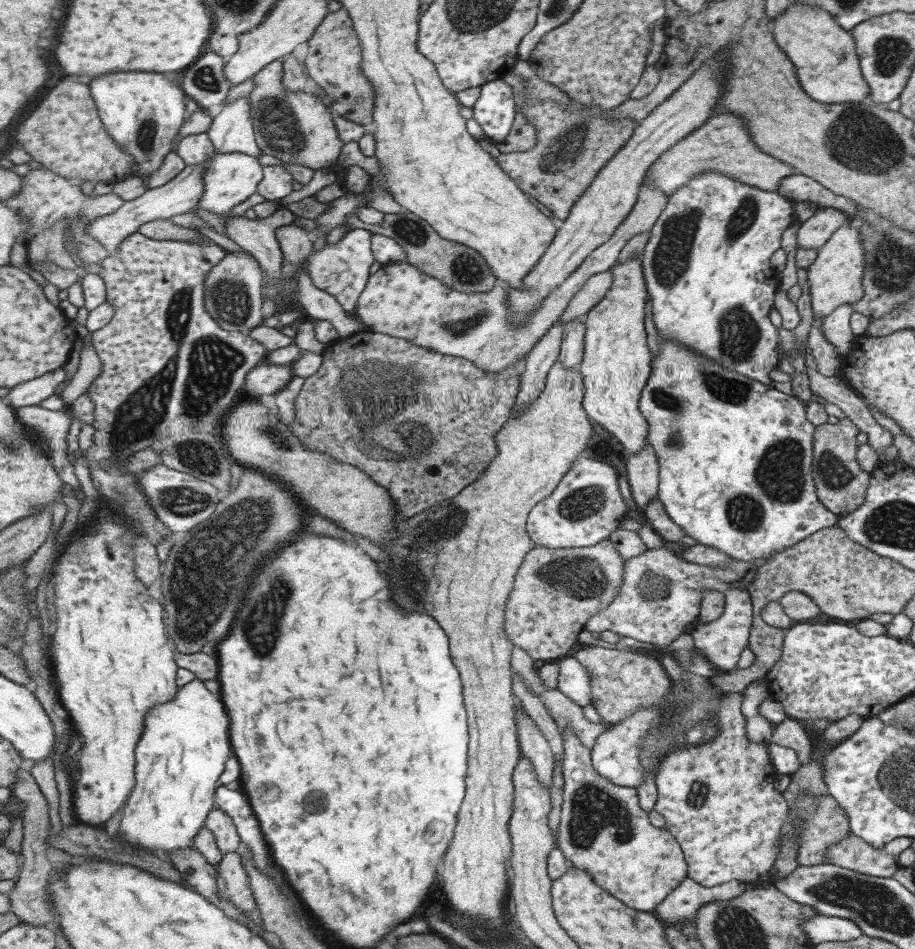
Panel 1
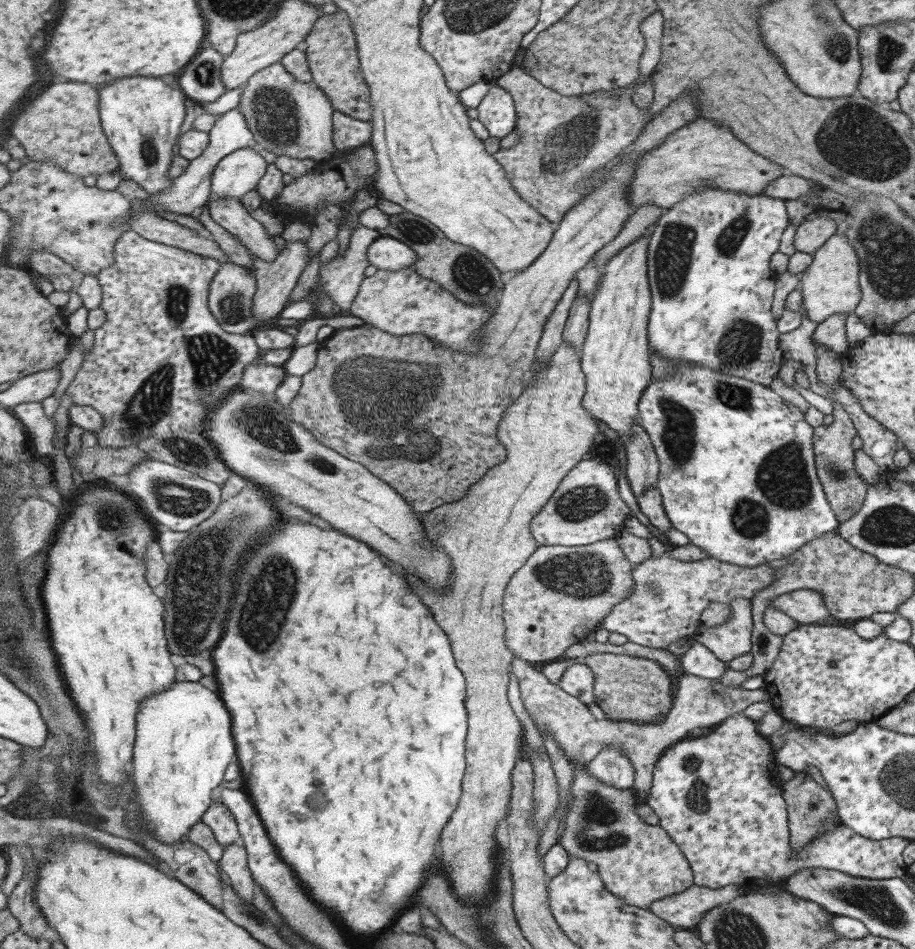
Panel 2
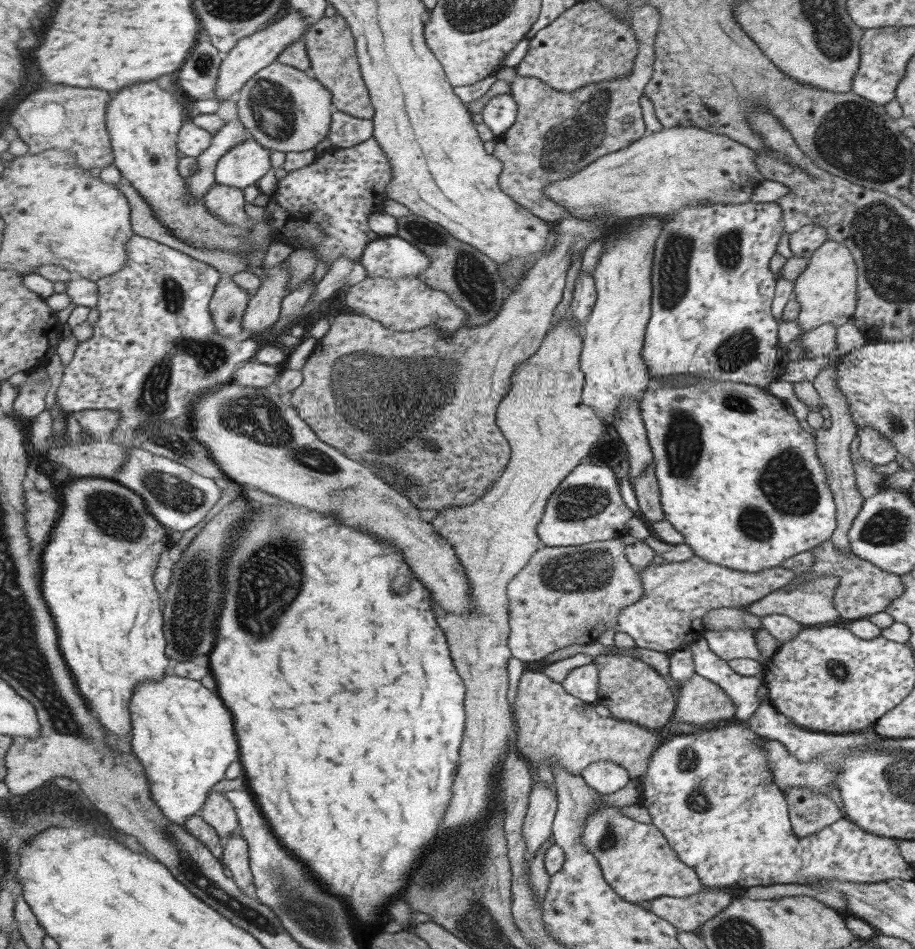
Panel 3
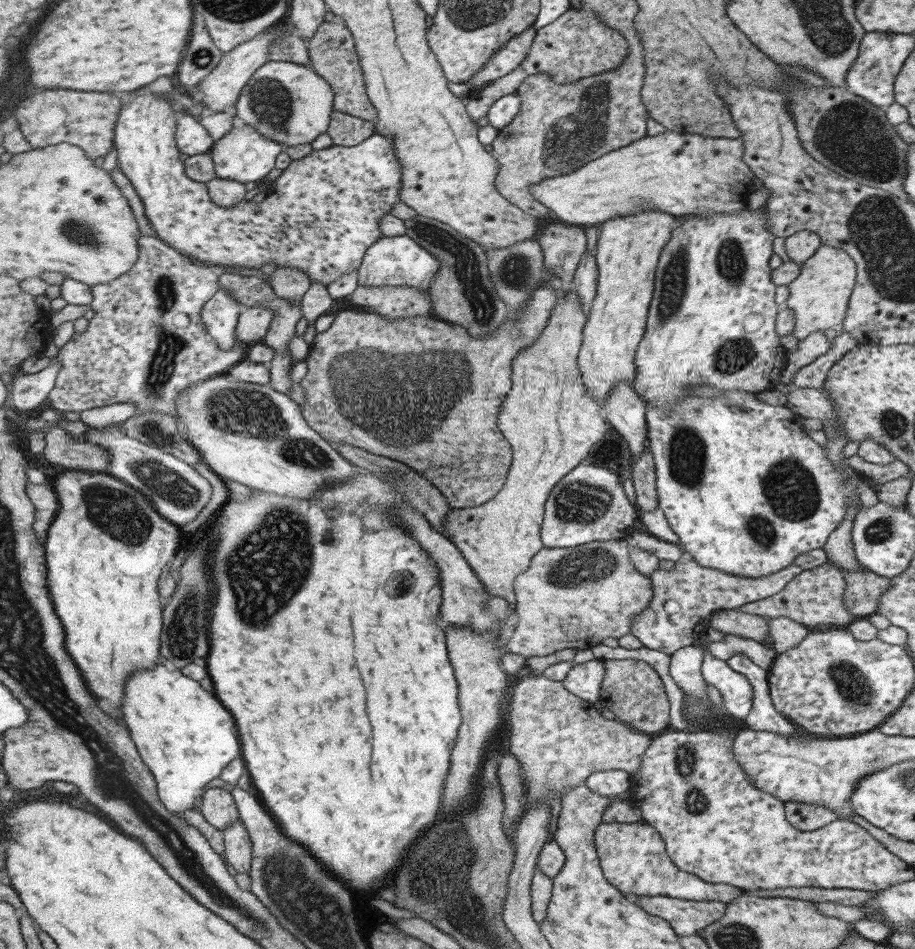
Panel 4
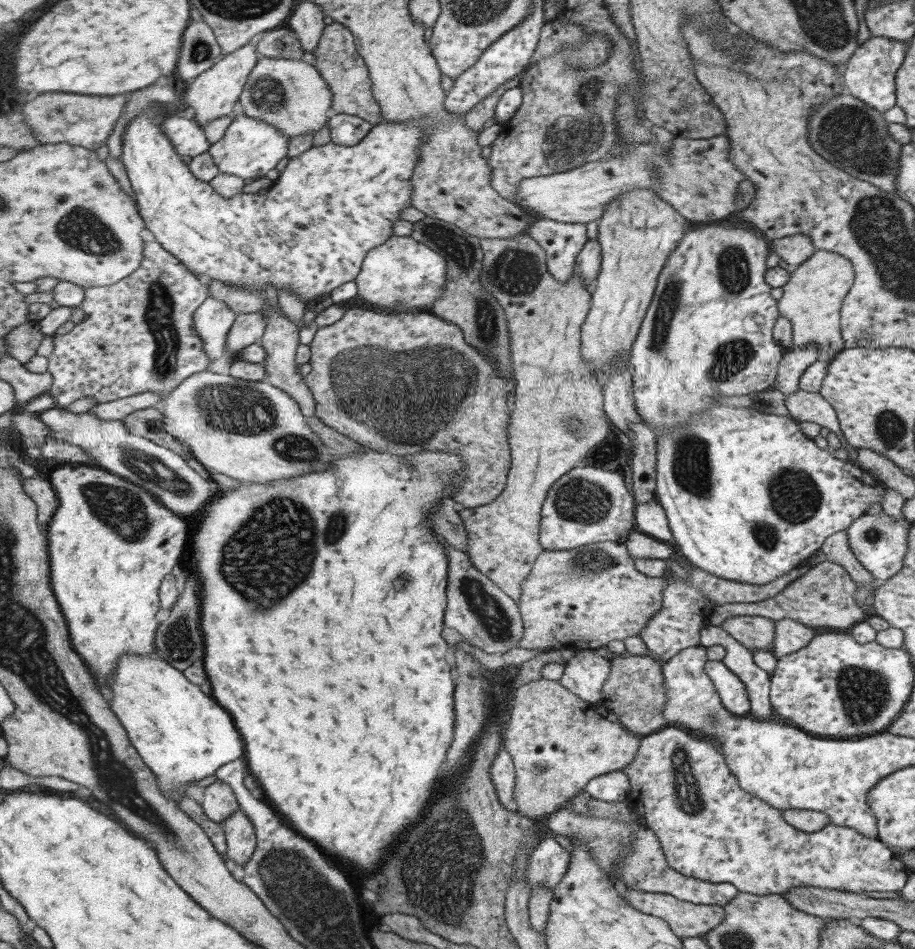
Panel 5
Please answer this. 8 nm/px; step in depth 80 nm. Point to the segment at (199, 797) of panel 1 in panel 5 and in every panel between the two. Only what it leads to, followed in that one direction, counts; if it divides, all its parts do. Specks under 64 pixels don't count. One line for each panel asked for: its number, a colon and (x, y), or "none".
2: (185, 744)
3: (184, 734)
4: (184, 732)
5: (181, 732)

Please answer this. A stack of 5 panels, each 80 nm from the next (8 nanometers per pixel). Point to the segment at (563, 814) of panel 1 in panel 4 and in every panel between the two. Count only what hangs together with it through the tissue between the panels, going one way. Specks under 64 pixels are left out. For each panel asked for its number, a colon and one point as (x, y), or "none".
2: (637, 862)
3: (635, 859)
4: (631, 855)

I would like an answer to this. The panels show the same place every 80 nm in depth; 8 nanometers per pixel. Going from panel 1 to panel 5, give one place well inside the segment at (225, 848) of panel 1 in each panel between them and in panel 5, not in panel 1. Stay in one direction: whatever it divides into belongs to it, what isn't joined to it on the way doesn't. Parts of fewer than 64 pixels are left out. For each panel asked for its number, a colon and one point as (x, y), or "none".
2: (219, 817)
3: (219, 811)
4: (219, 805)
5: (220, 801)

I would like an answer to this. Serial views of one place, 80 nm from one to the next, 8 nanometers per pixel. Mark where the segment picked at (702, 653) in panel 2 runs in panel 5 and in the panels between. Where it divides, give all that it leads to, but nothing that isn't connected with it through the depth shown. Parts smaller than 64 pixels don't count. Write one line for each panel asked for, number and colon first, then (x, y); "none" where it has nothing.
3: (741, 689)
4: (735, 690)
5: (730, 689)

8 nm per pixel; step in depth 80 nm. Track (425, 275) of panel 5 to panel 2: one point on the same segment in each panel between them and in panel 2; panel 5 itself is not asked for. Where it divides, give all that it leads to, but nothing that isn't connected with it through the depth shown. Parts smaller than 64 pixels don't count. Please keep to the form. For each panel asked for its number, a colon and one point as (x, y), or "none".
2: (387, 253)
3: (392, 257)
4: (398, 260)

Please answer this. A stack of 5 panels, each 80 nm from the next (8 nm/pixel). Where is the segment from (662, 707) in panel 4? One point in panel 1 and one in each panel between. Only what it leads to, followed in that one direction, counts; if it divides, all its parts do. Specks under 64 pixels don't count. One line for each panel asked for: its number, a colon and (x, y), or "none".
1: (622, 682)
2: (626, 688)
3: (631, 690)

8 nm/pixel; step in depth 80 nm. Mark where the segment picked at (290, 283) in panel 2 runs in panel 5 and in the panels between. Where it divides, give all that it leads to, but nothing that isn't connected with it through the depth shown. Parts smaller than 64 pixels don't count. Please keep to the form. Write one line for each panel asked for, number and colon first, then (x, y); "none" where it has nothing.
3: (264, 309)
4: (254, 322)
5: (248, 329)

